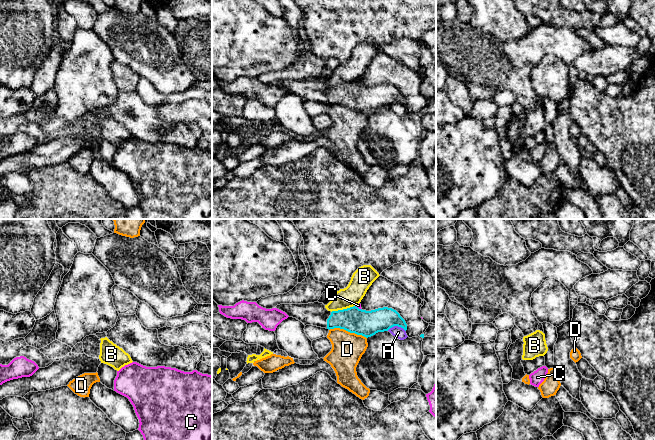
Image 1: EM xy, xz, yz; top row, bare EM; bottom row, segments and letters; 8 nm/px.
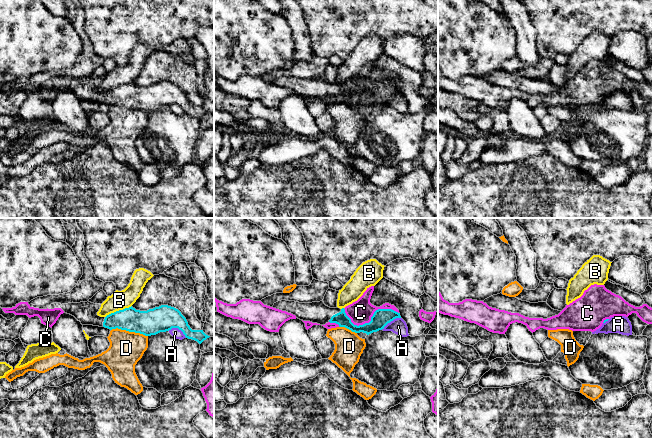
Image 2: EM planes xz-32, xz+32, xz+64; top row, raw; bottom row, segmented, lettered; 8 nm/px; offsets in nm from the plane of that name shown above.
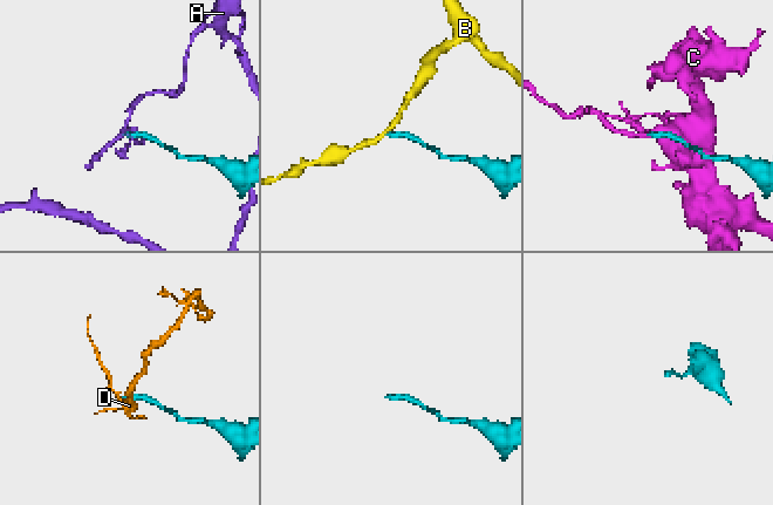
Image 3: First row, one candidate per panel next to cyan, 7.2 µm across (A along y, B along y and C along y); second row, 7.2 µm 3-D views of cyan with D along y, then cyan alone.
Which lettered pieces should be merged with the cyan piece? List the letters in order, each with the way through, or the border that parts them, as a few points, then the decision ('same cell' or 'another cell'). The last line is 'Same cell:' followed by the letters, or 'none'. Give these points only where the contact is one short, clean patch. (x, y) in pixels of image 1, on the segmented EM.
A: along xz (387, 330), (394, 326), (400, 326), (405, 331) | another cell
B: along xz (355, 305), (331, 312) | another cell
C: another cell
D: along xz (329, 329), (343, 328), (350, 332), (361, 334), (366, 338) | another cell
Same cell: none

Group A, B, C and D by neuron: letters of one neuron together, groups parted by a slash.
A / B / C / D

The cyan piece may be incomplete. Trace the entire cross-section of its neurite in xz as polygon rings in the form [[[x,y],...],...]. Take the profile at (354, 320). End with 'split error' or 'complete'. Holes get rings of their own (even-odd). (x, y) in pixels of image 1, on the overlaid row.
[[[323,303],[280,304],[275,308],[285,312],[289,317],[296,318],[305,326],[313,325],[326,329],[340,328],[366,338],[378,332],[388,331],[394,326],[407,330],[407,324],[400,314],[388,307],[371,311],[356,306],[328,311]]]; split error

